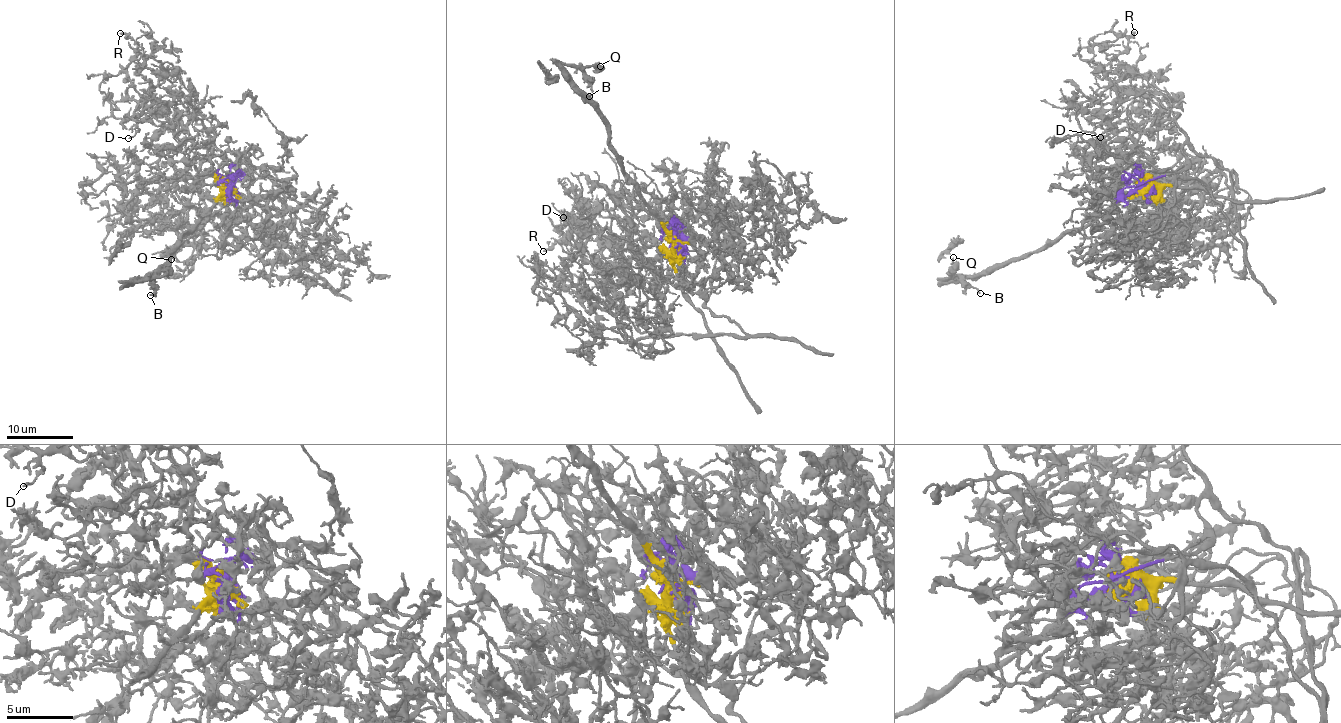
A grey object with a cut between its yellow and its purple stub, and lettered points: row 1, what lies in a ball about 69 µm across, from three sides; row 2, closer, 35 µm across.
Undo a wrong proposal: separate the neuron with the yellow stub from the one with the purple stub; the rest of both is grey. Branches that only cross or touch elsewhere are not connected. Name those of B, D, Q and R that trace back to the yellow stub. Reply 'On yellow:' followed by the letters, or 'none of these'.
On yellow: B, Q

